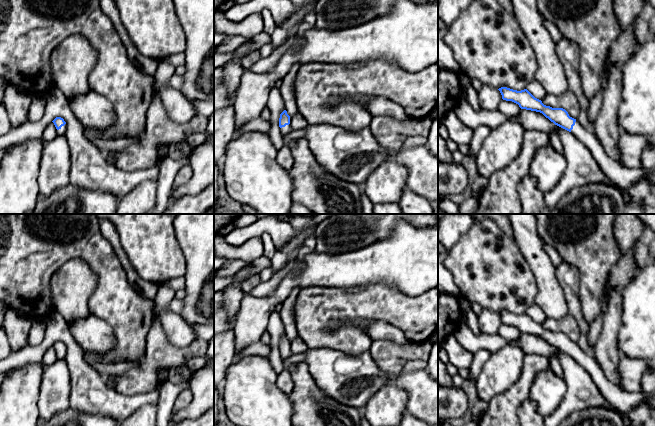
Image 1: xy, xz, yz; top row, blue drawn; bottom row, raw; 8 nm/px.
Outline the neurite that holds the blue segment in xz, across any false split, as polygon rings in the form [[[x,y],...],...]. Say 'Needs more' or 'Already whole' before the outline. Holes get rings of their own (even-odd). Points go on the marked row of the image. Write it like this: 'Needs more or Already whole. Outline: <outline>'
Needs more. Outline: [[[284,110],[280,114],[279,127],[283,136],[292,131],[291,125],[290,125],[290,116],[287,114],[286,110]]]

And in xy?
Needs more. Outline: [[[56,117],[53,121],[52,121],[57,129],[57,133],[58,136],[59,135],[66,135],[66,122],[64,121],[63,118],[61,117]]]

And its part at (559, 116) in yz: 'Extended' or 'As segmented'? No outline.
Extended

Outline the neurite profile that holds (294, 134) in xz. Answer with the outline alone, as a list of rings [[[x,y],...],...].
[[[305,129],[300,130],[292,130],[290,133],[283,136],[283,139],[286,144],[288,144],[291,140],[299,139],[299,138],[305,138]]]

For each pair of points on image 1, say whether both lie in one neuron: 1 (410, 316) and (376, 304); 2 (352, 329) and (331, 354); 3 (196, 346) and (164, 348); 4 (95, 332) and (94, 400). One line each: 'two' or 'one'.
1: one
2: two
3: one
4: two

